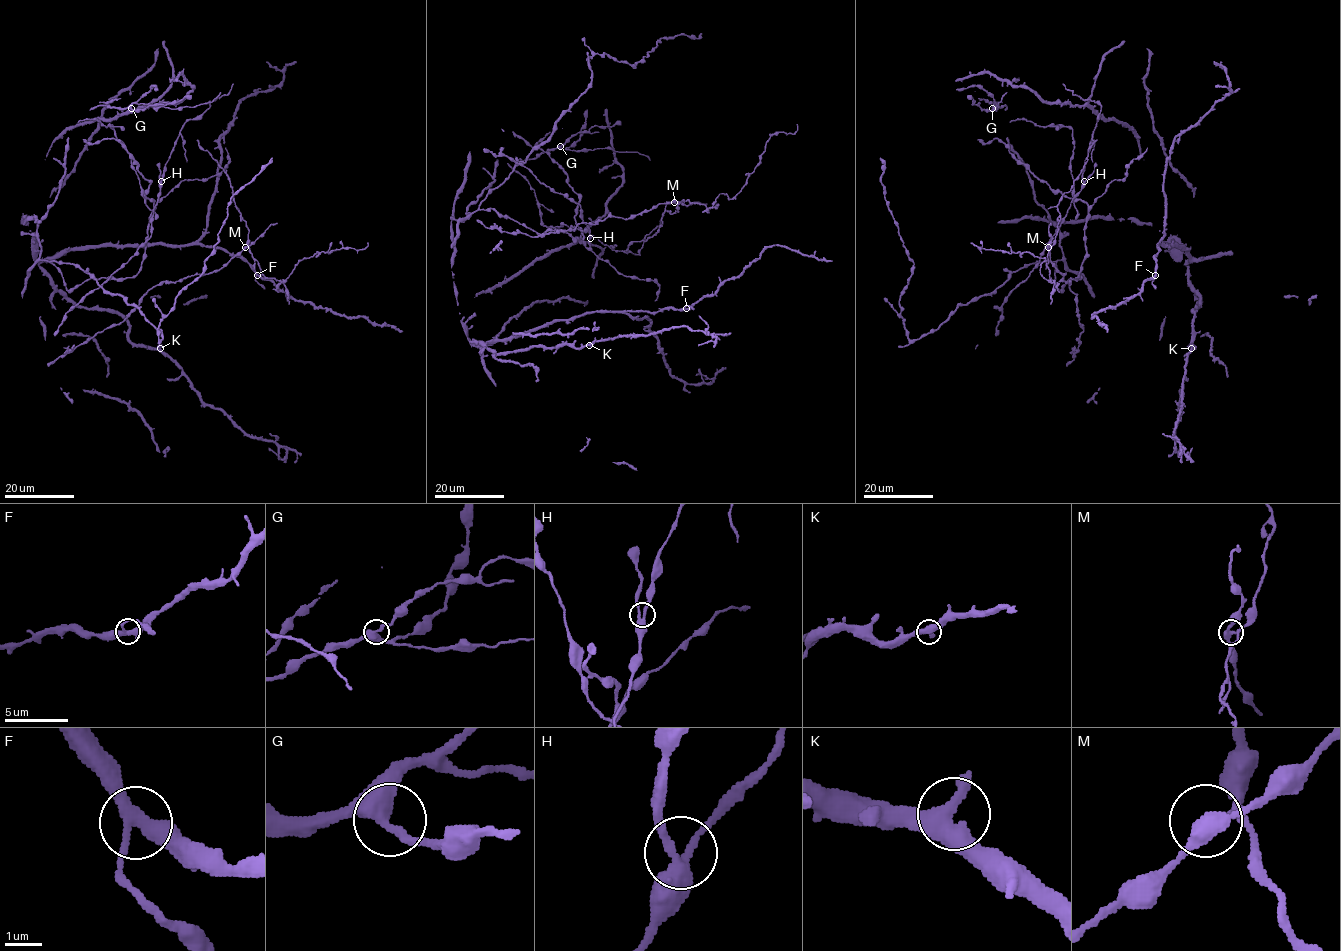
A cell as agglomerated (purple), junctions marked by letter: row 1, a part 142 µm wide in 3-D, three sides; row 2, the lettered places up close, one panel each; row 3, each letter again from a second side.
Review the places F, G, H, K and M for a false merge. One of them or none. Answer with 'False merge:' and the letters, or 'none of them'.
False merge: M

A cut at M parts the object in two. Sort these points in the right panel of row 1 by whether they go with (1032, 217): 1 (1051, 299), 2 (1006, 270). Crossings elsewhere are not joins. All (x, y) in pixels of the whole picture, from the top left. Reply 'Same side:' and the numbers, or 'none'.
Same side: 2

